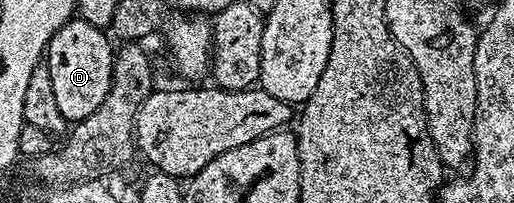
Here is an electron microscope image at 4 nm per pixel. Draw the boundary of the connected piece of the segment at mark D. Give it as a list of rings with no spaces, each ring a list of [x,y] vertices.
[[[80,17],[70,19],[51,37],[47,66],[51,73],[51,85],[55,88],[55,101],[67,121],[91,117],[91,113],[103,105],[103,97],[107,97],[113,80],[115,47],[109,41],[110,36],[102,28]]]

